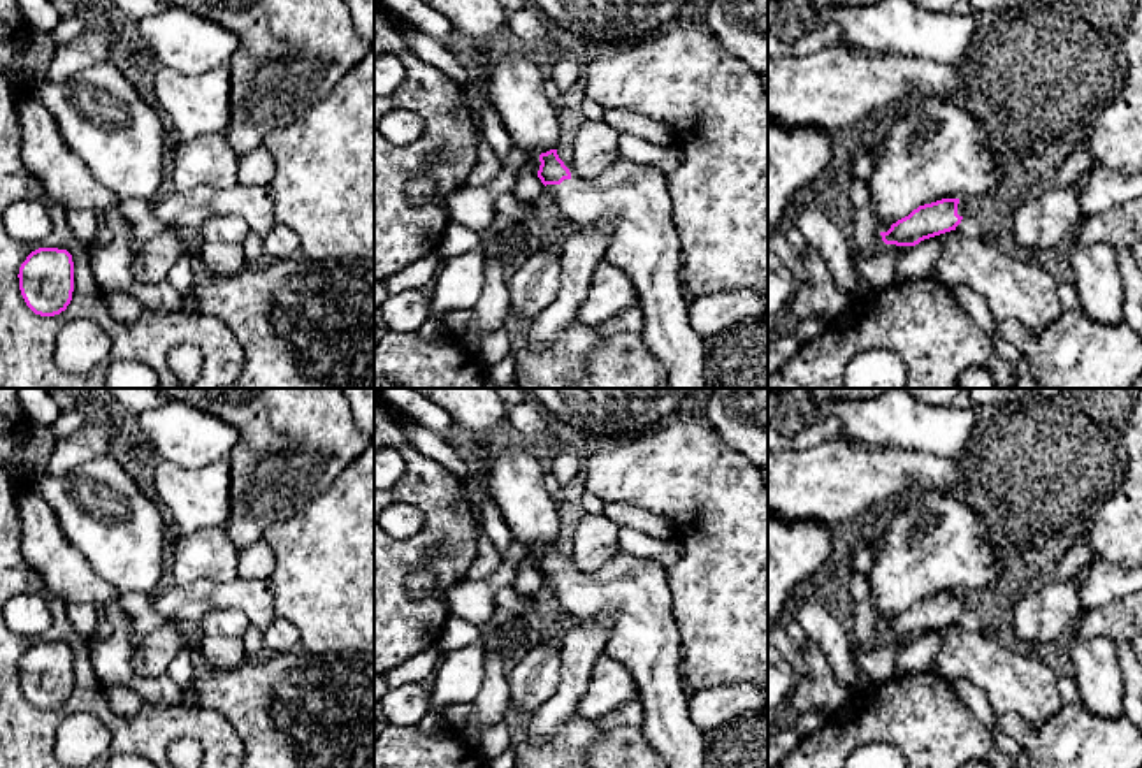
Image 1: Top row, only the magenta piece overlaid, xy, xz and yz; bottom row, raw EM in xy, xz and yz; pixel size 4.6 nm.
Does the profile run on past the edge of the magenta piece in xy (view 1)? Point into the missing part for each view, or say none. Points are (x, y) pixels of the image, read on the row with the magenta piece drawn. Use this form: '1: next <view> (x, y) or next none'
1: next none

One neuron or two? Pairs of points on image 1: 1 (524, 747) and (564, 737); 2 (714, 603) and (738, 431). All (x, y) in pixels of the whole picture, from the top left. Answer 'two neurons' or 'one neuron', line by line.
1: one neuron
2: two neurons

